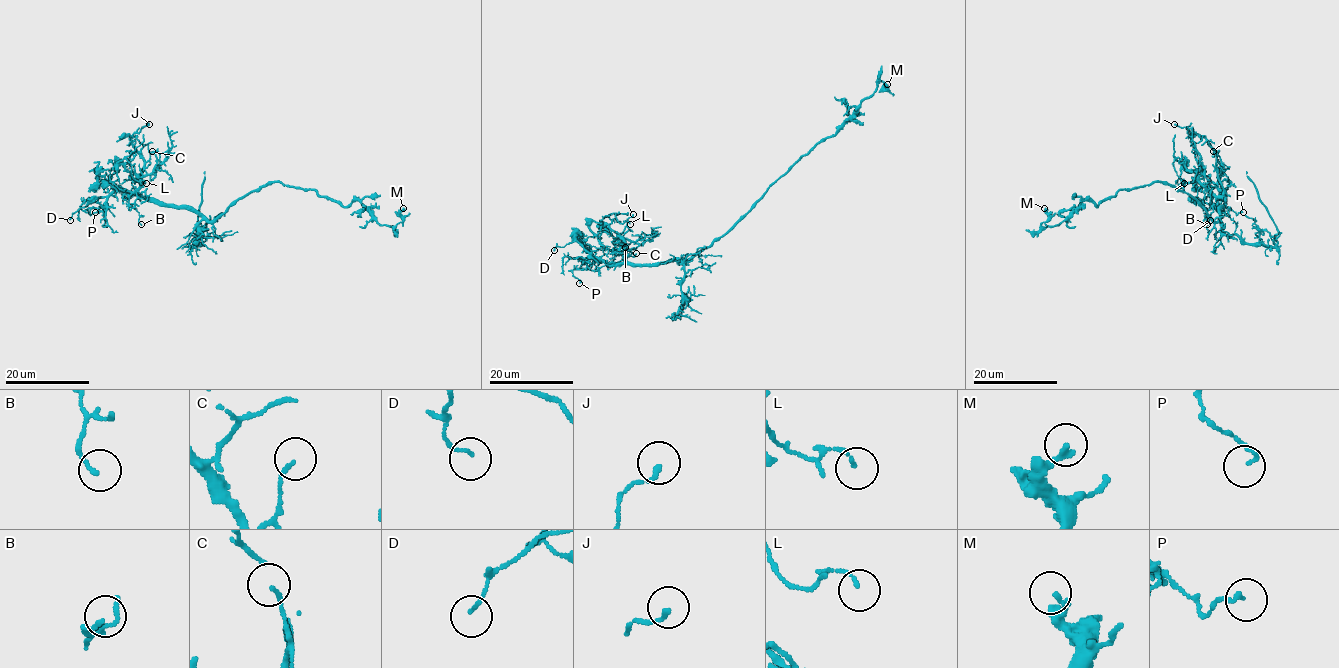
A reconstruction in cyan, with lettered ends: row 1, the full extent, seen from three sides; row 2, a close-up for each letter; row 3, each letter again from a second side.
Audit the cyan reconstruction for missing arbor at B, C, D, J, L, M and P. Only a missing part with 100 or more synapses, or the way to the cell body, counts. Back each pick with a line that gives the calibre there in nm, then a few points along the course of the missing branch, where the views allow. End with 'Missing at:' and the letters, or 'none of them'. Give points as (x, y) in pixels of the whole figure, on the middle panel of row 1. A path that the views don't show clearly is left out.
Missing at: none of them

